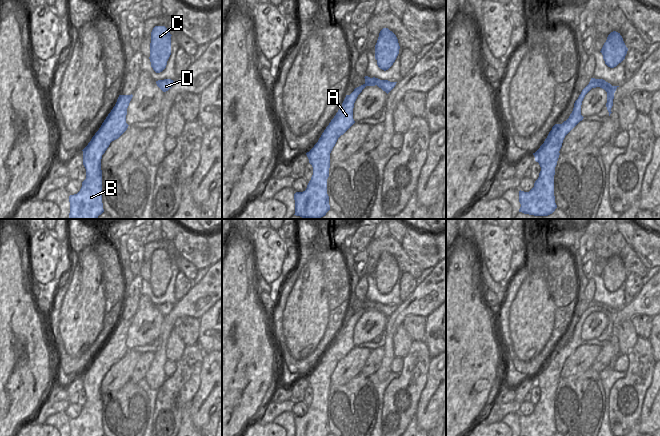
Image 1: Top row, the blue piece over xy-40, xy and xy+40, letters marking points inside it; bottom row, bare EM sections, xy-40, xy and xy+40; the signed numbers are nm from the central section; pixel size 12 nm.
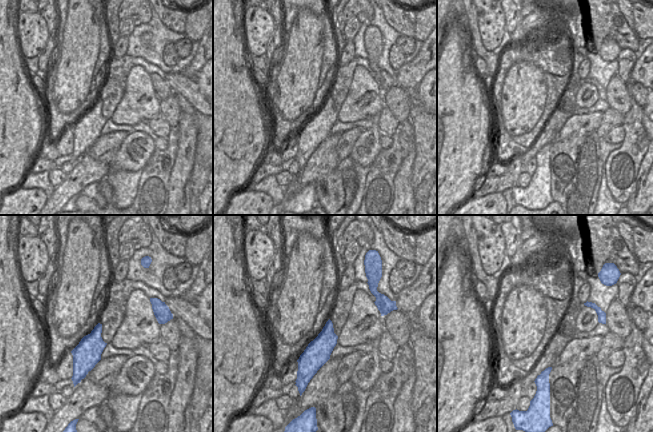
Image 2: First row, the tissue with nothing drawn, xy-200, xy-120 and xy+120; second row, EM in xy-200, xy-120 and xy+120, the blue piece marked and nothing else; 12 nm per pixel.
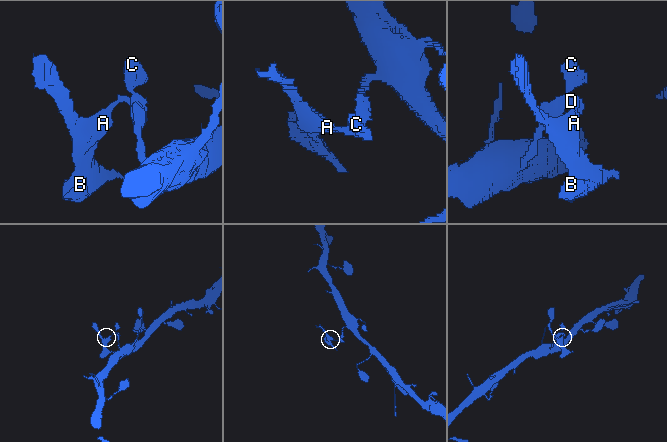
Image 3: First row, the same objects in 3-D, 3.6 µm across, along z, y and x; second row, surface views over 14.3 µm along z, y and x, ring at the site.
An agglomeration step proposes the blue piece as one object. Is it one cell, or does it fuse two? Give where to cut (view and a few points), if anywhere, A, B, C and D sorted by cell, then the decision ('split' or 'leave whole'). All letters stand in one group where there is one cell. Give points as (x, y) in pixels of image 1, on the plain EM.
xy (365, 307), (375, 308) | A B / C D | split

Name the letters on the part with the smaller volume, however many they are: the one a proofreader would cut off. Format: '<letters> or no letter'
A, B

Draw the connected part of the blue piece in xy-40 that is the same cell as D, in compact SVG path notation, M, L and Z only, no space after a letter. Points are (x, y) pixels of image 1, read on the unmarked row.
M164 303L164 304L158 304L158 305L156 305L157 310L163 316L168 315L172 311L173 307L174 307L174 305L171 304L171 303Z

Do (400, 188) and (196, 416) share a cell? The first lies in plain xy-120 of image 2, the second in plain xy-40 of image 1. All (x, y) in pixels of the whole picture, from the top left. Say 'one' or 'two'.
two

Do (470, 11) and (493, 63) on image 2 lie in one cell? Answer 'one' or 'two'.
one

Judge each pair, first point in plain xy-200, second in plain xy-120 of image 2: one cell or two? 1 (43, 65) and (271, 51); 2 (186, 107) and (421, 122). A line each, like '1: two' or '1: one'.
1: one
2: one

